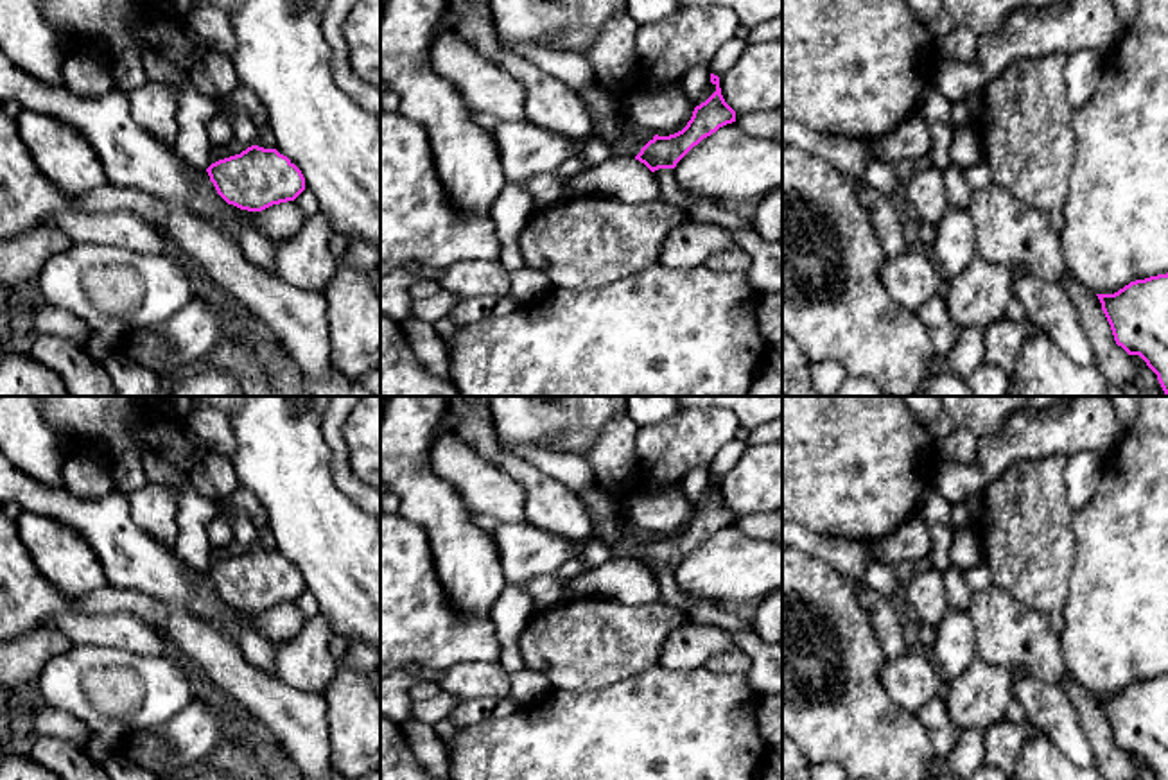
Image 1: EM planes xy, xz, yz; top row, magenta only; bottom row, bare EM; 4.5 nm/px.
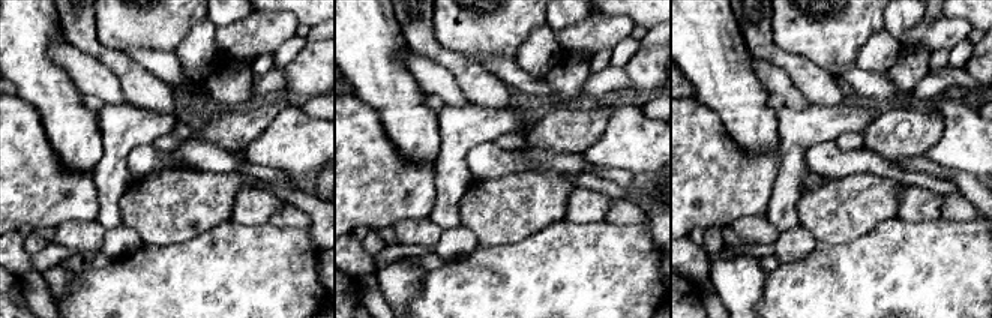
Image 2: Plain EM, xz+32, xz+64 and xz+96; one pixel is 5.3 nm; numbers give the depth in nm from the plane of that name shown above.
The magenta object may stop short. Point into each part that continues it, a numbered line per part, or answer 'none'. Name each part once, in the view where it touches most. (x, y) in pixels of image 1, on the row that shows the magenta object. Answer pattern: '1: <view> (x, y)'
none

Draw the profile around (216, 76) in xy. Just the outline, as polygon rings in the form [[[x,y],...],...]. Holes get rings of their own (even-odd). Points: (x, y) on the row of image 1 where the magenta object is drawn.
[[[208,50],[206,57],[187,68],[190,84],[215,99],[228,97],[239,86],[233,63],[228,56]]]

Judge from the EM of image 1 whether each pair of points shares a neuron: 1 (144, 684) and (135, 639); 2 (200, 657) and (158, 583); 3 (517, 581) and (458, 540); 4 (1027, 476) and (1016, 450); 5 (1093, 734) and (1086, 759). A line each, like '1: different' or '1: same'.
1: different
2: different
3: different
4: different
5: different

